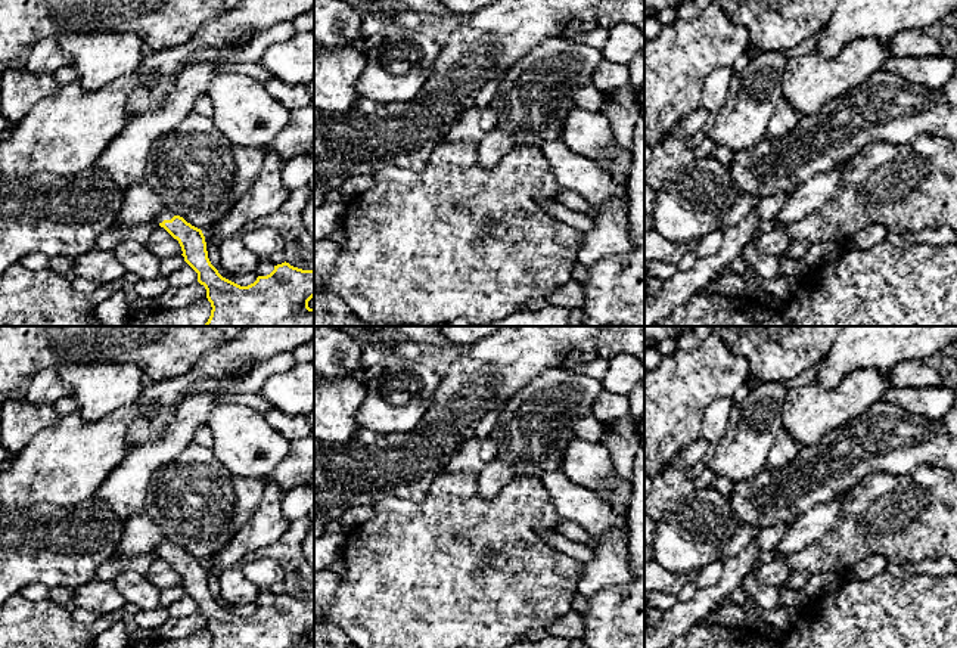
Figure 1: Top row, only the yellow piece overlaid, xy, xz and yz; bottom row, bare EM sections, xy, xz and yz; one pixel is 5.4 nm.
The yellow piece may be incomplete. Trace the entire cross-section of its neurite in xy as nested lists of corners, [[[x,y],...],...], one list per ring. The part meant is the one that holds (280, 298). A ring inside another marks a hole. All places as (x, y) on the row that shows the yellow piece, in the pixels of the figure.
[[[167,207],[155,221],[178,241],[184,261],[198,273],[198,282],[206,289],[212,310],[205,326],[314,326],[314,309],[308,307],[314,297],[314,270],[302,270],[285,261],[274,266],[270,275],[258,276],[254,283],[240,286],[223,278],[211,264],[201,229]]]

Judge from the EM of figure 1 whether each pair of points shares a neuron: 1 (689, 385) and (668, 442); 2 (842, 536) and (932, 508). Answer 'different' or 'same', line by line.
1: same
2: same

